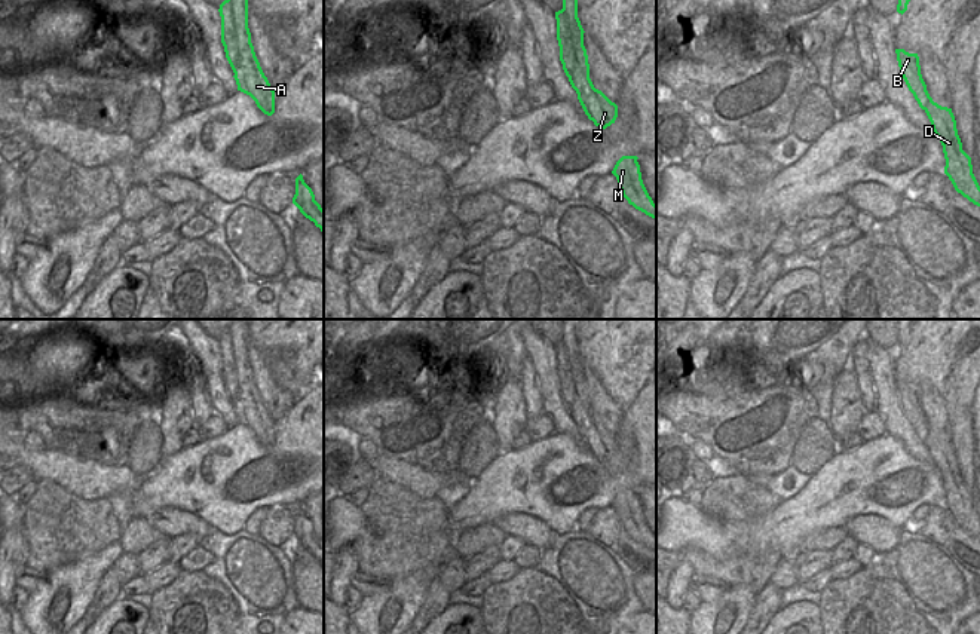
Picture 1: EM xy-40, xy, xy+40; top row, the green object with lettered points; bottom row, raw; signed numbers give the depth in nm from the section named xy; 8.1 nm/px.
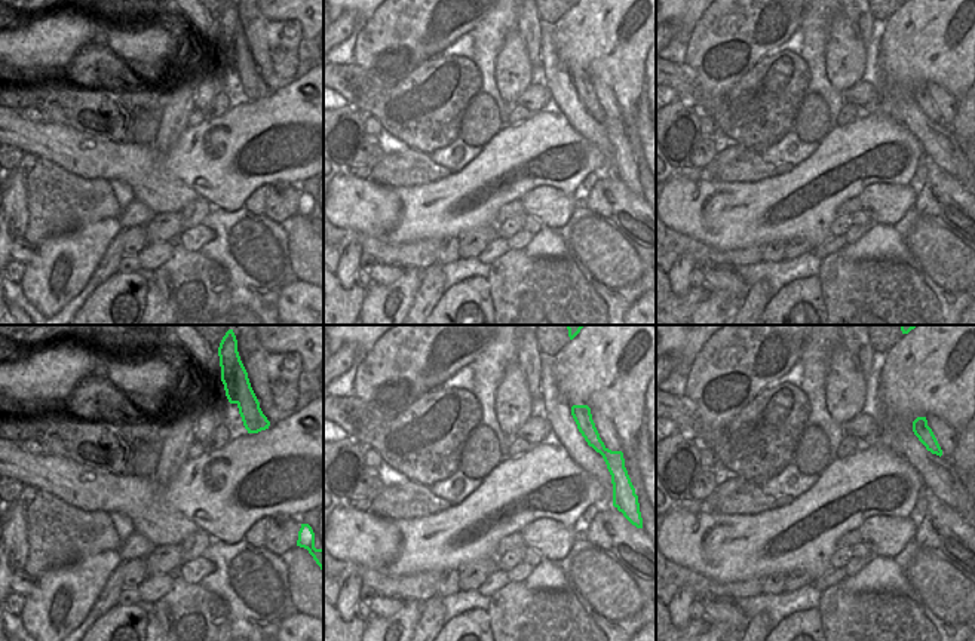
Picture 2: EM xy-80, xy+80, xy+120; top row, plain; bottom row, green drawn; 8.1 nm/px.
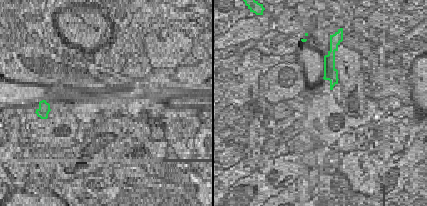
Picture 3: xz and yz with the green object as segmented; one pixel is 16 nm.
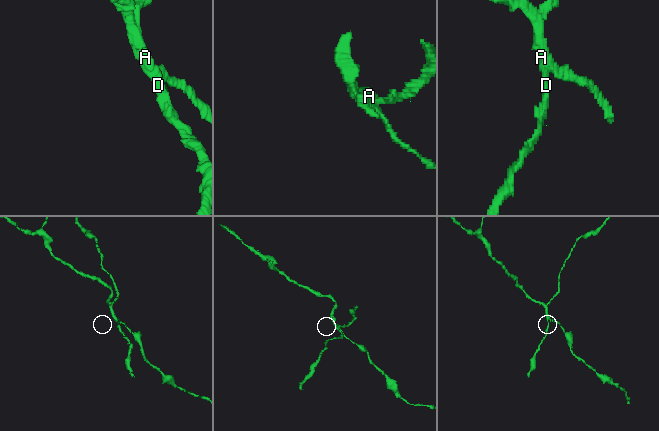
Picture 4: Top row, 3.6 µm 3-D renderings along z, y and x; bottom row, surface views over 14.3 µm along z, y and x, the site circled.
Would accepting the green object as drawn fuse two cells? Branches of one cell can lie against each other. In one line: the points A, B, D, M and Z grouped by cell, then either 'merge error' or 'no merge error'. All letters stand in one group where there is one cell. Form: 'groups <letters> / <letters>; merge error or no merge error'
groups A D M Z / B; merge error

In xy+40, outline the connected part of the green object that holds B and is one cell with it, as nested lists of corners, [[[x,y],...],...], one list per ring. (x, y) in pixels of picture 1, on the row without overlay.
[[[895,382],[895,386],[901,408],[919,439],[924,442],[930,426],[921,407],[919,389],[918,386],[909,386],[904,382]]]

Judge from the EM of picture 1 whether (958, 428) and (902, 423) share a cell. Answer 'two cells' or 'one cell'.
two cells

